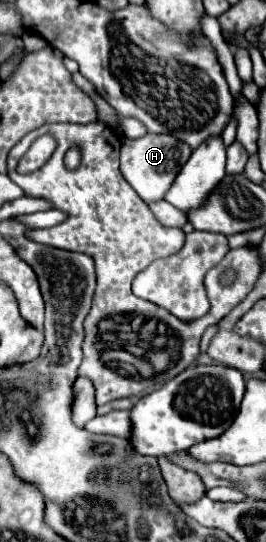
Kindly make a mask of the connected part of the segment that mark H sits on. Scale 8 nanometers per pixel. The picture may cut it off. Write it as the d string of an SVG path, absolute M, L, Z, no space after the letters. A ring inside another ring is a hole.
M145 134L143 138L128 139L120 149L120 171L123 178L131 184L131 188L139 194L139 198L147 204L163 200L165 192L173 184L181 166L189 160L191 150L187 144L181 144L173 136L167 134Z

